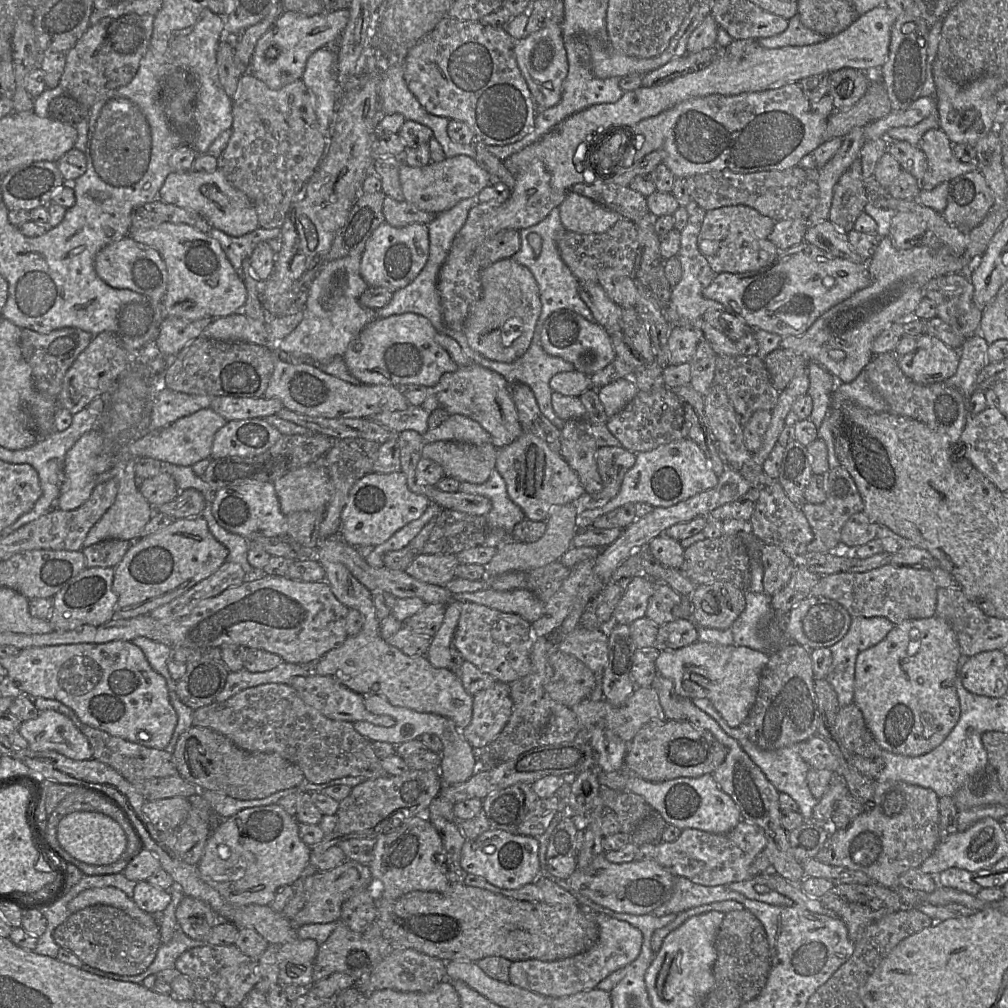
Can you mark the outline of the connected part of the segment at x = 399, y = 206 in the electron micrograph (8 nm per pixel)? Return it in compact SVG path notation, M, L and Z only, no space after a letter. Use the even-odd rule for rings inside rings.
M386 197L382 212L385 222L393 227L404 227L413 223L429 224L436 214L421 210L407 201Z

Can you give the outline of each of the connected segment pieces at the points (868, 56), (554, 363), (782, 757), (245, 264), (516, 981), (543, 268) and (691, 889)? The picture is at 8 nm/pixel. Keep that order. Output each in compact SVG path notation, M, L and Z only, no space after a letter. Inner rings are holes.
M879 6L871 9L866 13L859 15L856 20L842 32L828 37L821 43L807 46L785 46L780 48L765 48L758 43L759 39L741 39L733 40L727 46L718 49L718 54L712 61L699 70L687 73L684 76L675 78L664 85L640 87L633 91L624 92L623 96L615 103L597 104L590 106L580 112L577 112L562 122L557 124L548 133L546 133L539 141L523 148L522 150L512 154L503 161L504 166L516 175L523 166L534 159L538 159L545 163L551 174L551 185L556 190L569 191L574 184L583 183L584 165L589 165L592 152L598 146L599 141L612 141L616 139L618 148L621 147L621 153L624 153L621 165L614 165L612 169L606 172L607 167L600 169L596 173L600 176L600 180L607 180L620 186L628 187L630 182L638 175L648 176L664 158L664 151L658 149L644 157L639 156L640 151L633 152L635 146L631 144L631 148L626 153L627 142L637 140L632 138L632 128L642 120L654 117L675 105L694 97L707 96L712 94L721 94L725 96L738 95L748 92L760 92L775 88L780 88L790 83L799 83L800 80L826 73L830 74L842 68L854 68L865 72L879 71L880 67L885 63L889 44L891 39L891 28L896 19L896 14L886 6Z
M537 326L530 347L520 358L512 363L493 362L512 369L508 375L504 374L505 380L510 385L516 383L528 385L536 397L542 414L557 428L563 428L566 421L559 418L553 410L551 400L554 391L549 382L558 373L574 371L574 365L545 352L539 340Z
M706 698L692 699L693 703L702 711L710 715L719 724L721 729L731 738L737 740L749 755L752 761L760 767L768 780L779 791L788 794L793 798L799 806L799 812L804 817L805 821L813 820L813 808L819 799L816 799L807 784L807 772L810 766L802 759L797 750L797 745L792 745L777 750L763 750L749 741L746 735L738 728L728 726L722 716L716 711L711 702Z
M212 227L207 234L220 243L228 260L241 279L250 277L249 256L259 242L266 242L275 253L281 249L280 228L259 227L245 235L235 237Z
M588 911L598 927L598 939L587 951L556 961L537 959L513 961L509 982L526 990L552 997L564 997L597 988L613 972L632 963L640 954L643 936L631 924L604 913Z
M558 208L553 209L540 223L519 230L521 247L511 258L519 264L526 266L532 272L538 284L542 304L542 311L539 318L540 325L542 325L553 312L560 309L571 310L589 321L594 321L591 310L580 297L579 281L562 260L557 247L557 240L565 230L560 220ZM530 233L540 235L540 250L534 250L528 243L528 235Z
M675 876L673 892L668 901L656 908L651 914L657 917L724 900L735 900L744 905L741 894L727 885L704 886L692 882L686 877Z

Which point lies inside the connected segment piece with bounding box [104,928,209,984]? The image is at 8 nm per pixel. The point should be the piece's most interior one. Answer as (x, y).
(168, 953)

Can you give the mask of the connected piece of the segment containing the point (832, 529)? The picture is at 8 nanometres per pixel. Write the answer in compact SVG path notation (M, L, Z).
M842 466L831 468L823 475L823 488L826 499L822 503L801 504L802 510L813 531L813 540L808 544L806 554L830 551L841 541L841 530L845 522L855 513L864 510L864 503L856 483L850 473Z

